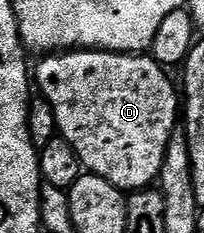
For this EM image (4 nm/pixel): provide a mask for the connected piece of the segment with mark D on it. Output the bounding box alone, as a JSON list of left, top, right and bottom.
[33,50,181,192]

